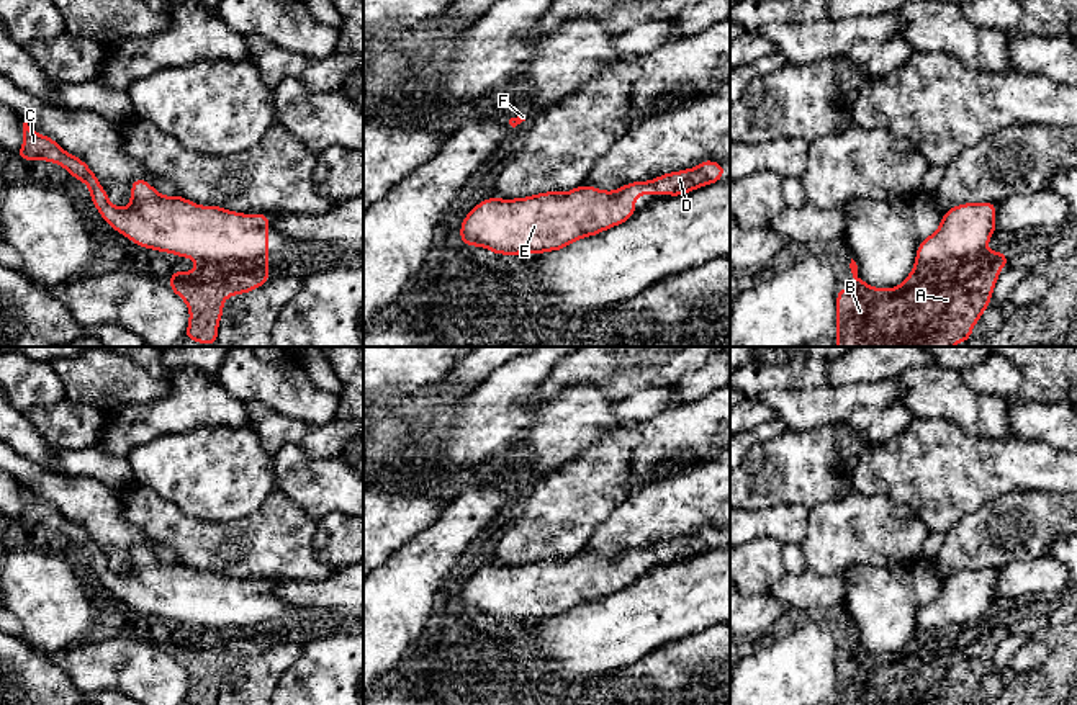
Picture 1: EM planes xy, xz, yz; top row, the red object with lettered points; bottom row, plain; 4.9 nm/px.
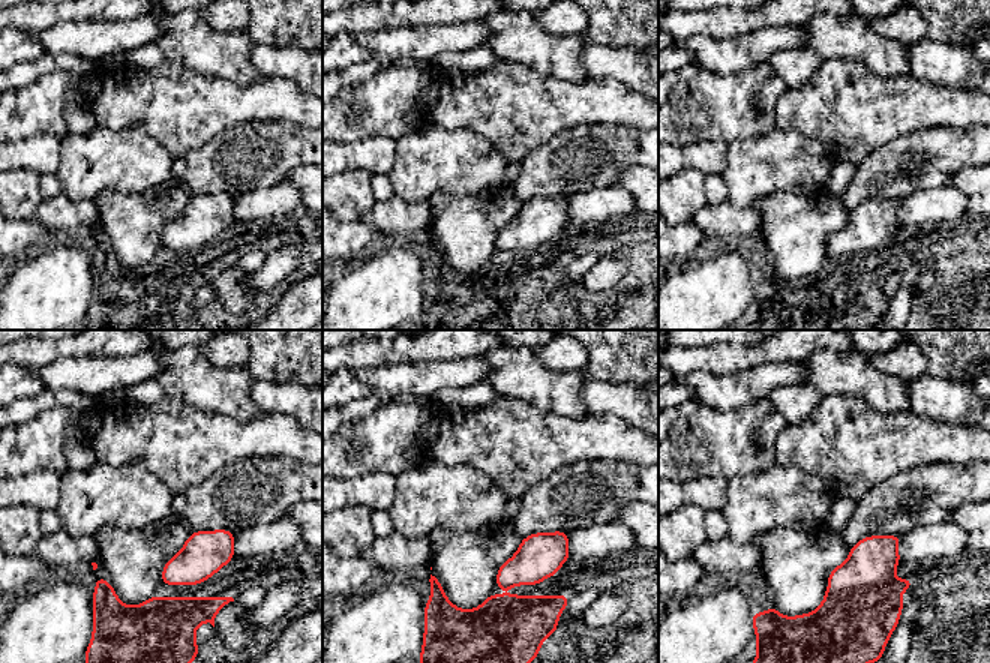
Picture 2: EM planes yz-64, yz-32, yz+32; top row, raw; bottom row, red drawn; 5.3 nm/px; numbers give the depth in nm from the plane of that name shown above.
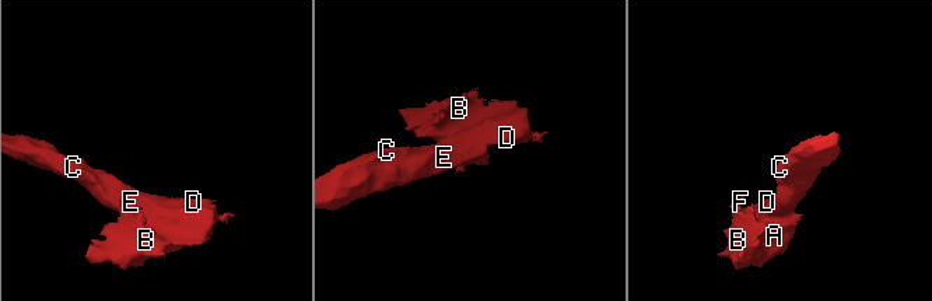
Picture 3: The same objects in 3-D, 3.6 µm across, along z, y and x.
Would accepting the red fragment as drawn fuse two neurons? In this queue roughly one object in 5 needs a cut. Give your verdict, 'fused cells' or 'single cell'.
single cell

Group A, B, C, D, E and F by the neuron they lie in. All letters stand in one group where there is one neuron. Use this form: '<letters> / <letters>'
A B C D E F

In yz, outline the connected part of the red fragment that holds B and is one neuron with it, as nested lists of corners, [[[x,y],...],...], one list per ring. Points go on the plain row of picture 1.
[[[964,569],[948,576],[940,594],[918,612],[913,636],[895,654],[877,656],[866,651],[851,625],[854,648],[849,656],[843,653],[836,661],[835,705],[971,705],[974,690],[992,666],[998,638],[1008,631],[1005,618],[987,617],[990,602],[997,597],[995,579],[995,569]]]

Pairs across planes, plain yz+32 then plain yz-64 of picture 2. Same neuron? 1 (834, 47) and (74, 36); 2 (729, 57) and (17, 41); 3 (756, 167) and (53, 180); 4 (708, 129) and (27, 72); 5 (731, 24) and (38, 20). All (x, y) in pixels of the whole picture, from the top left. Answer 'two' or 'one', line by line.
1: two
2: two
3: two
4: two
5: one

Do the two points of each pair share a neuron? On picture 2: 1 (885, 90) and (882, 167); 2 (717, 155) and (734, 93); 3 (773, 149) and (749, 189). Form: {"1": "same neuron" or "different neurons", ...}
{"1": "different neurons", "2": "different neurons", "3": "same neuron"}

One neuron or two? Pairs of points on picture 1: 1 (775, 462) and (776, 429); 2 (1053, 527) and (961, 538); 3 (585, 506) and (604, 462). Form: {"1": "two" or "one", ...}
{"1": "two", "2": "one", "3": "one"}

